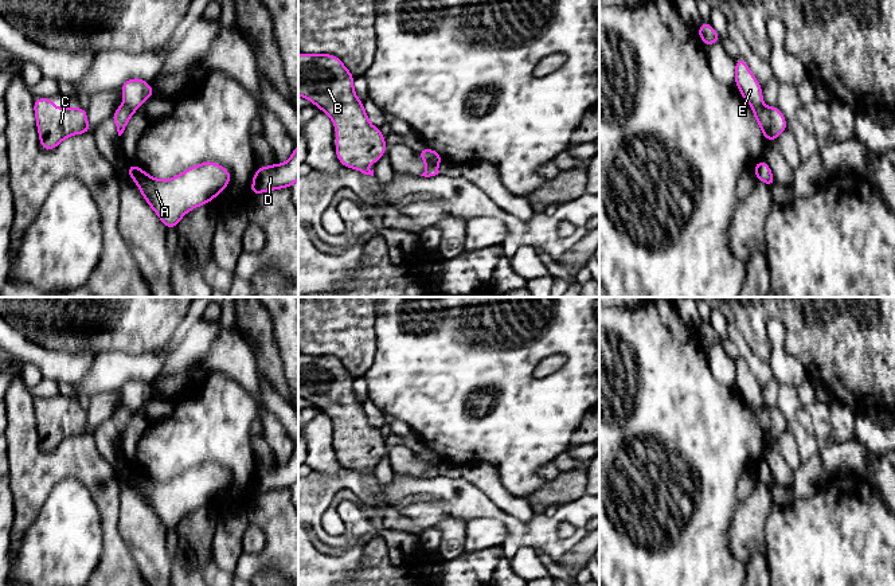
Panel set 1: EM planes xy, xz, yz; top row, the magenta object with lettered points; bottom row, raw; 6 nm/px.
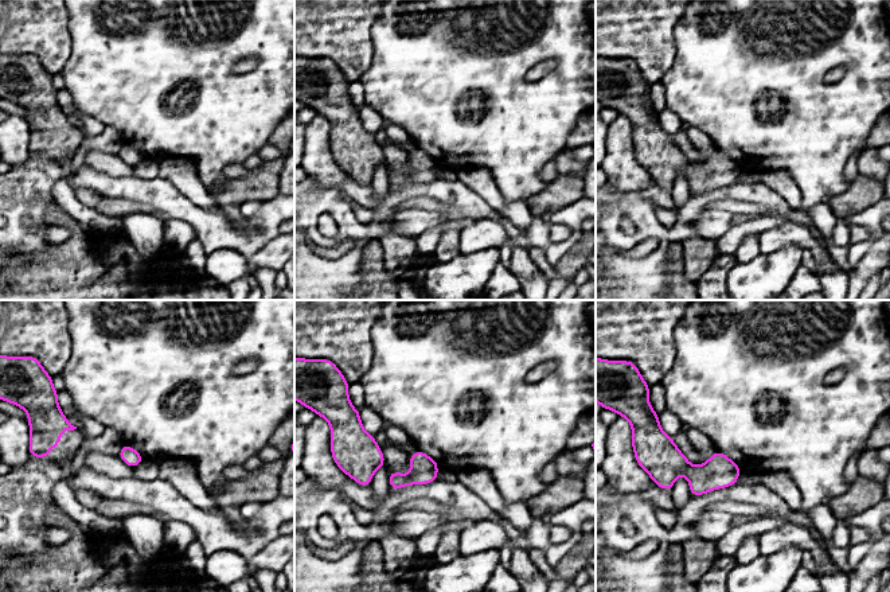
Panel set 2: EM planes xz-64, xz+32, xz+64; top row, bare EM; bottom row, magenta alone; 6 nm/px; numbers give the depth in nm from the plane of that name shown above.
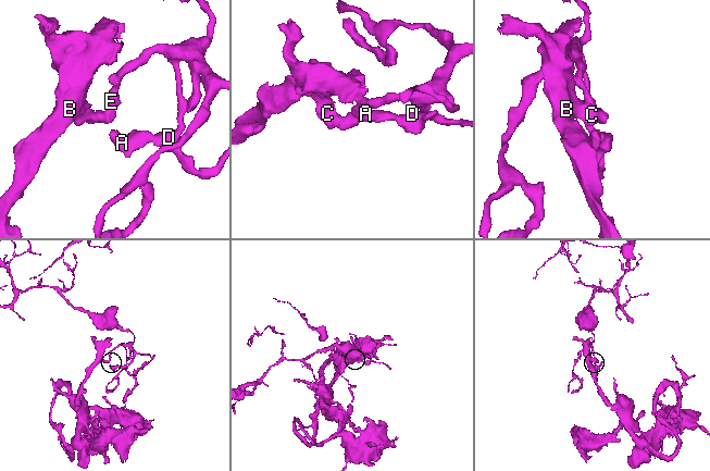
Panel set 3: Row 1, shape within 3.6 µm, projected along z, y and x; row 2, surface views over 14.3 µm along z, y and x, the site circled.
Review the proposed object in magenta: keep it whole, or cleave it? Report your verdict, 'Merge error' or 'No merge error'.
Merge error

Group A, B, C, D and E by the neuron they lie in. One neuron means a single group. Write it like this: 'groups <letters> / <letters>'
groups A D E / B C

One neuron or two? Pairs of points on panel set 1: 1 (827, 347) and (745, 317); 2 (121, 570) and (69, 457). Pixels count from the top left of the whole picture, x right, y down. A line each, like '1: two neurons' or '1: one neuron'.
1: one neuron
2: one neuron

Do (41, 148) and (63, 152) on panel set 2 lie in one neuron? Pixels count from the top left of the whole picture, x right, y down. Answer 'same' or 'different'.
same

